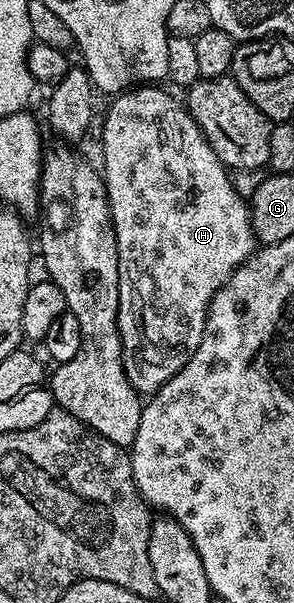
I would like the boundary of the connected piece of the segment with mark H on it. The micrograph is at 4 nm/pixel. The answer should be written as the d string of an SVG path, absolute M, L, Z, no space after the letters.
M136 86L128 91L118 93L115 100L107 108L107 117L103 120L103 168L101 175L103 185L107 188L107 201L111 207L111 224L115 228L117 238L117 254L119 255L119 309L117 310L117 326L123 347L123 365L125 374L131 385L140 394L153 394L173 374L177 374L189 362L189 358L197 350L207 325L207 311L211 299L223 289L224 284L244 262L256 251L257 241L251 228L251 209L248 201L239 196L232 184L228 169L217 158L217 154L207 145L203 133L199 131L190 112L182 103L179 104L163 89L163 86Z

